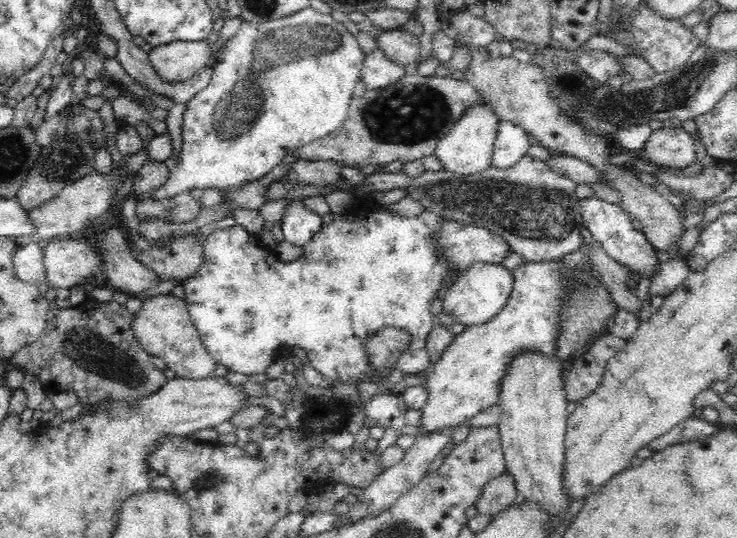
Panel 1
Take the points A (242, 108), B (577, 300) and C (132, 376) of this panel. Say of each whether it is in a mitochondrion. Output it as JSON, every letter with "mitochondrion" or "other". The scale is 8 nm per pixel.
{"A":"mitochondrion","B":"mitochondrion","C":"mitochondrion"}

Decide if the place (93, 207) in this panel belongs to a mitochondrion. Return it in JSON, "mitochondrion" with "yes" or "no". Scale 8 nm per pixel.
{"mitochondrion":"no"}

